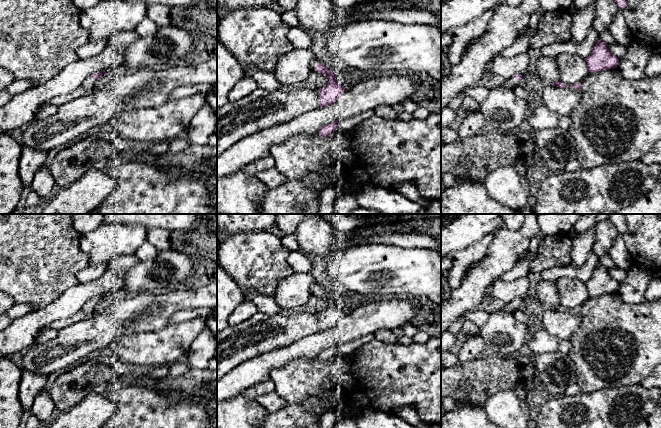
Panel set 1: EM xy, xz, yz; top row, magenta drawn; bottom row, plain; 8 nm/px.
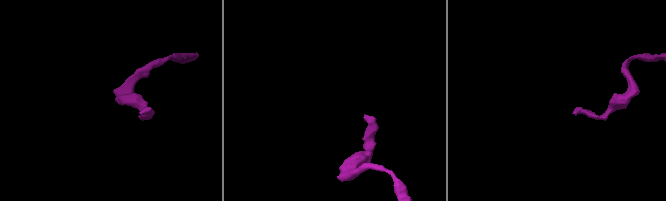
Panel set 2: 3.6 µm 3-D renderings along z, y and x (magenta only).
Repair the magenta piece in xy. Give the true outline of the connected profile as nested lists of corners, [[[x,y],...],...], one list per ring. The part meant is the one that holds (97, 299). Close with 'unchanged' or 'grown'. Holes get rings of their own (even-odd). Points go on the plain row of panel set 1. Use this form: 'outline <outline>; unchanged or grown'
outline [[[106,295],[96,297],[92,300],[89,300],[85,303],[85,305],[82,307],[82,310],[84,312],[90,313],[95,311],[96,304],[100,302],[103,298],[108,298]]]; grown

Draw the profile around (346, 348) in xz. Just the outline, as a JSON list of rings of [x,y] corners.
[[[368,334],[357,340],[339,344],[337,347],[337,353],[341,355],[349,355],[372,340],[374,340],[374,334]]]

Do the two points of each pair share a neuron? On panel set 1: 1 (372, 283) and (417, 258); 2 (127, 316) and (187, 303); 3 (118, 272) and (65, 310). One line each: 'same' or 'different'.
1: same
2: same
3: same

